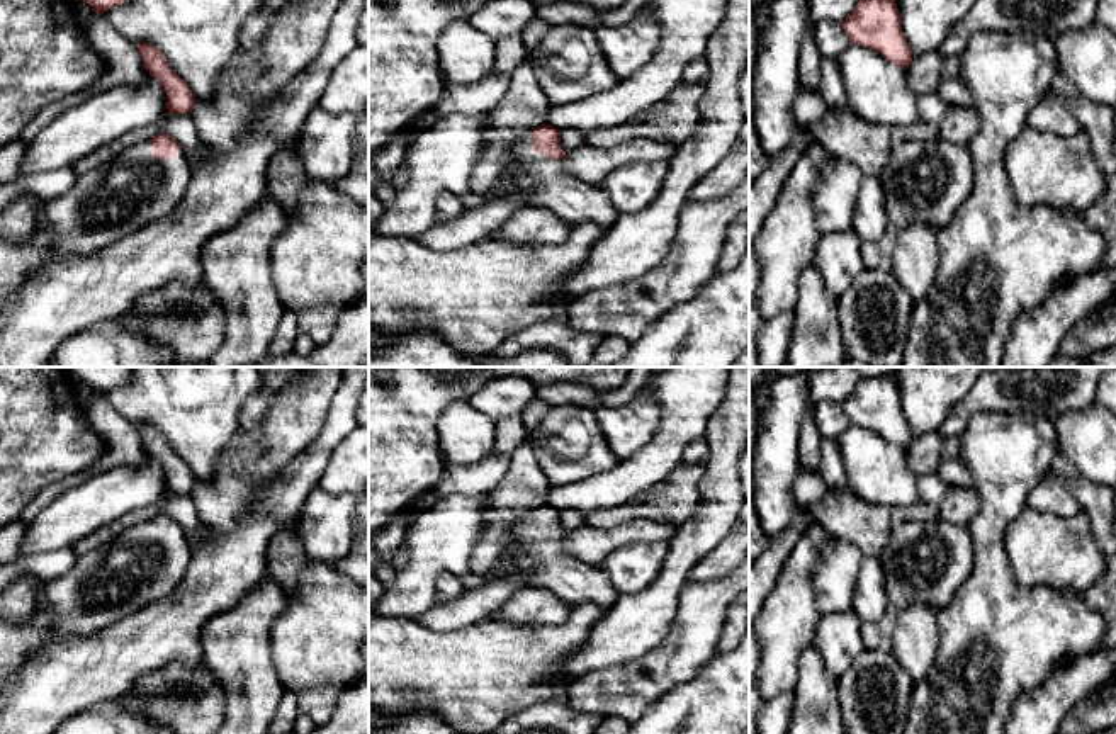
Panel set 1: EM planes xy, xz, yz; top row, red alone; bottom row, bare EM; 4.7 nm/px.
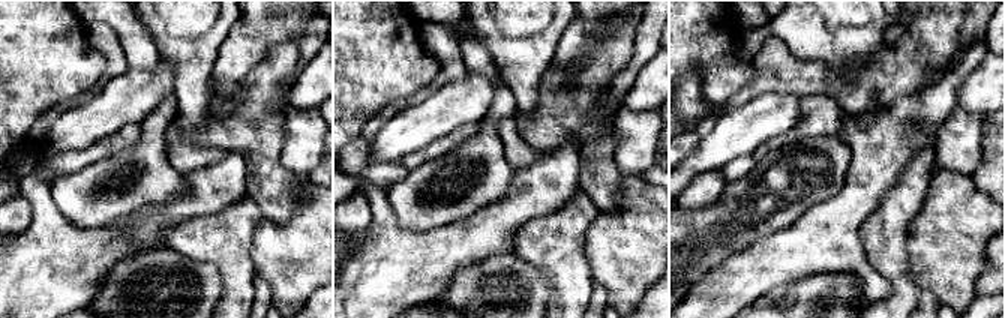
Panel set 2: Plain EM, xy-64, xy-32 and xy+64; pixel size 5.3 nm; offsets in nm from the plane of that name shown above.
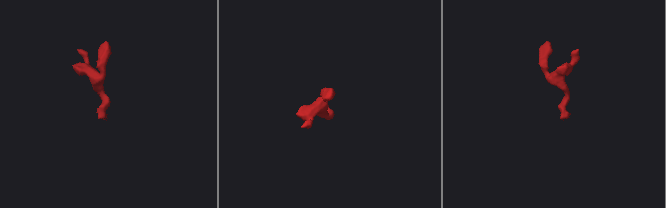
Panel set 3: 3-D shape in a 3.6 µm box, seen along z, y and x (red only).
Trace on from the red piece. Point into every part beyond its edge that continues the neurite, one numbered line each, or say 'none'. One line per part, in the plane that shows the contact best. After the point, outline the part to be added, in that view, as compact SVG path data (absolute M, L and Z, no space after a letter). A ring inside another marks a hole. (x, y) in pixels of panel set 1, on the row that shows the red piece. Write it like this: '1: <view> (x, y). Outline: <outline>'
1: xz (546, 184). Outline: M533 129L523 131L510 151L513 161L503 167L510 184L498 197L489 192L489 200L523 194L527 206L552 211L567 224L610 228L618 219L620 212L605 190L569 175L562 160L533 151Z

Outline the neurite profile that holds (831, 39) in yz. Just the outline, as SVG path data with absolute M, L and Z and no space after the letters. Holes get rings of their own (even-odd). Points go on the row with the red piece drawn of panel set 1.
M824 20L815 25L815 46L824 58L837 59L839 54L851 44L843 22Z

